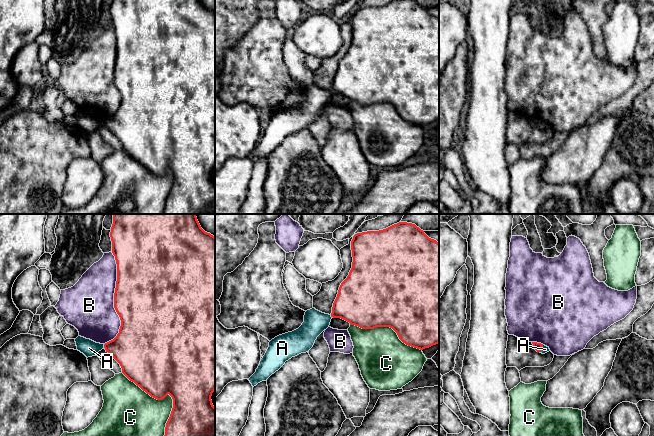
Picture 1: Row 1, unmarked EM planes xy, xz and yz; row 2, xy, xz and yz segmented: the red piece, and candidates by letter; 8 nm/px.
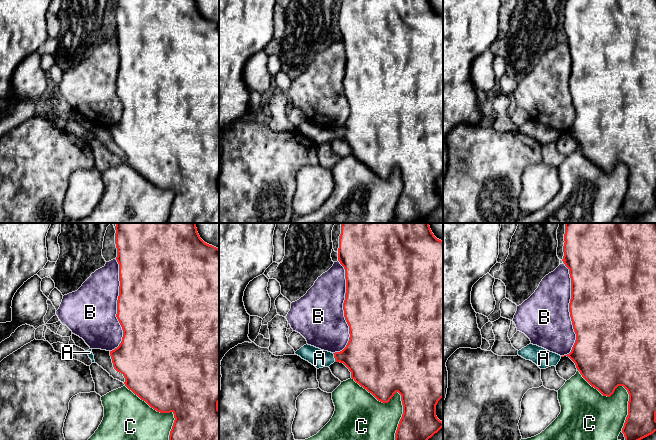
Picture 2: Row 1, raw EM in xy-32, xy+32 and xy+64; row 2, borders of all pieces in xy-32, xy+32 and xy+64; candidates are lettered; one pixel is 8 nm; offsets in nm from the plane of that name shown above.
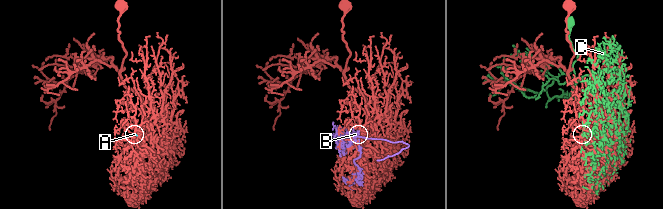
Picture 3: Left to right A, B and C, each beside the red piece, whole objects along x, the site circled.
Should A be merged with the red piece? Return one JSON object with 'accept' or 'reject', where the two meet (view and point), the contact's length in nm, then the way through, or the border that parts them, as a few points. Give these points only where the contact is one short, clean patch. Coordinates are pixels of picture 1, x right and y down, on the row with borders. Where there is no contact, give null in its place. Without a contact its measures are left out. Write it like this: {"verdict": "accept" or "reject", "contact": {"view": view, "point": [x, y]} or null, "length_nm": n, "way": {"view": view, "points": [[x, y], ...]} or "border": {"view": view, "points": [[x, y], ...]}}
{"verdict": "accept", "contact": {"view": "xy", "point": [104, 346]}, "length_nm": 30, "way": {"view": "xy", "points": [[135, 348], [104, 346], [89, 348]]}}

